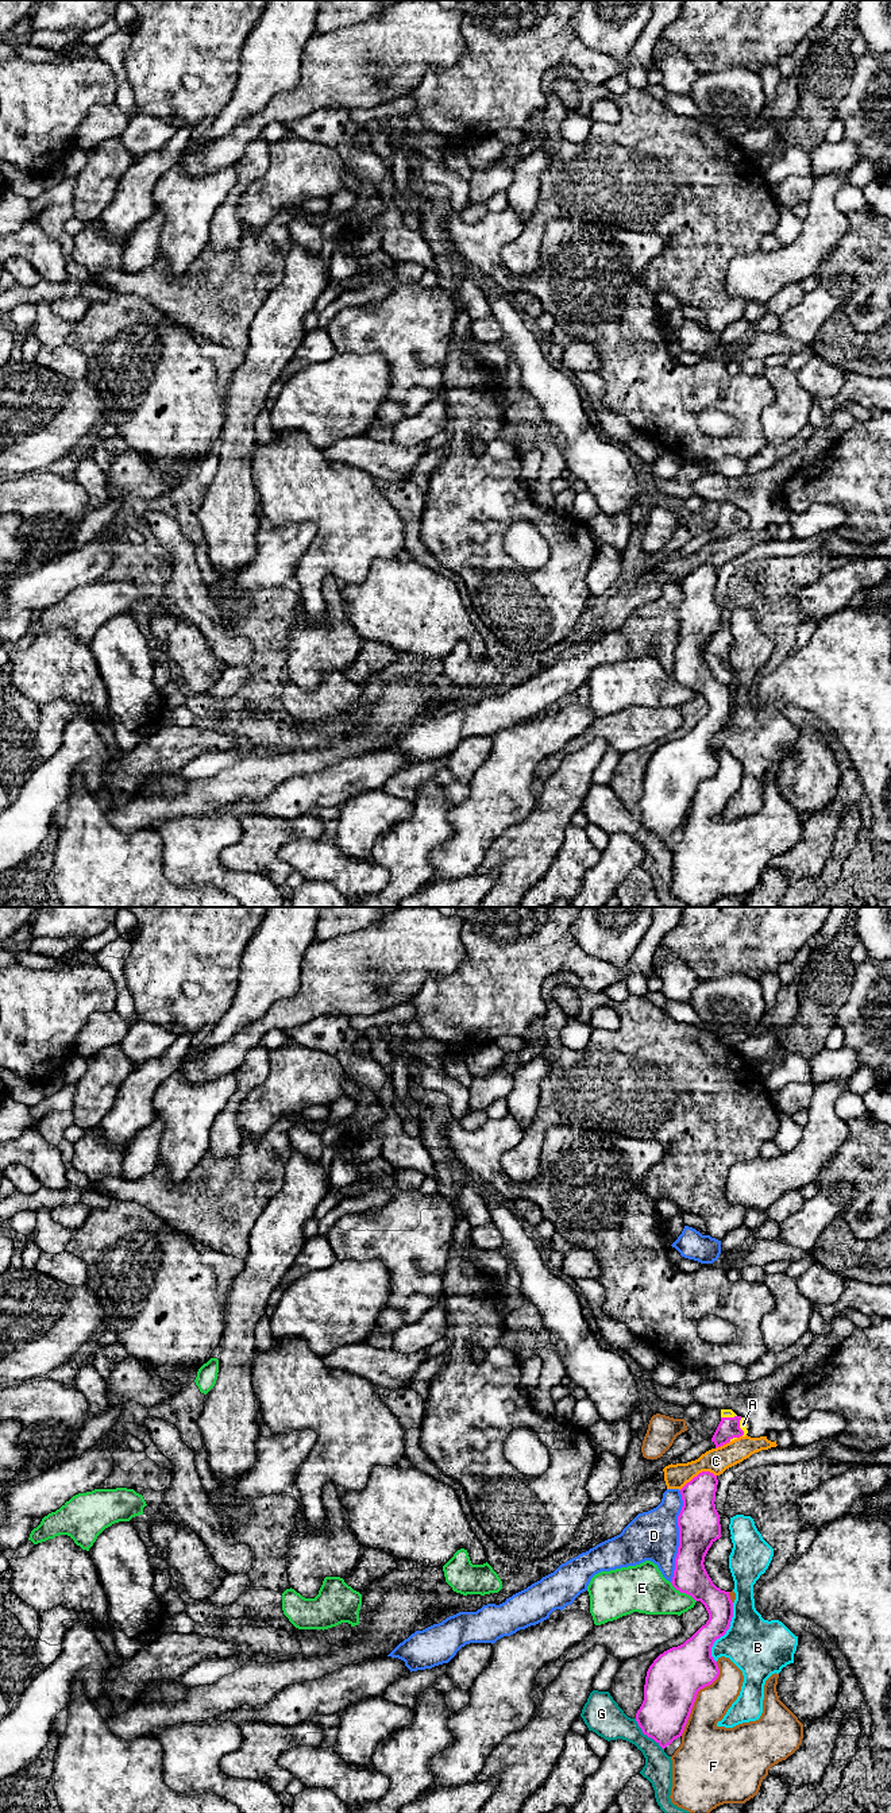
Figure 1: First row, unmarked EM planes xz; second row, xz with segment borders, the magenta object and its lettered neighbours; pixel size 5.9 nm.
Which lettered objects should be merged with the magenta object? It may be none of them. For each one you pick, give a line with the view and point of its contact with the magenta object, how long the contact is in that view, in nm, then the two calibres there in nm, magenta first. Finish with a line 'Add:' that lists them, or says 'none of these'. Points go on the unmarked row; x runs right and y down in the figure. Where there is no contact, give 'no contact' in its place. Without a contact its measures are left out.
A: contact xz (728, 510); length 100 nm; calibres 130 and 50 nm
Add: A

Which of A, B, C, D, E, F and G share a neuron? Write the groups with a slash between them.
A / B / C / D / E / F / G

